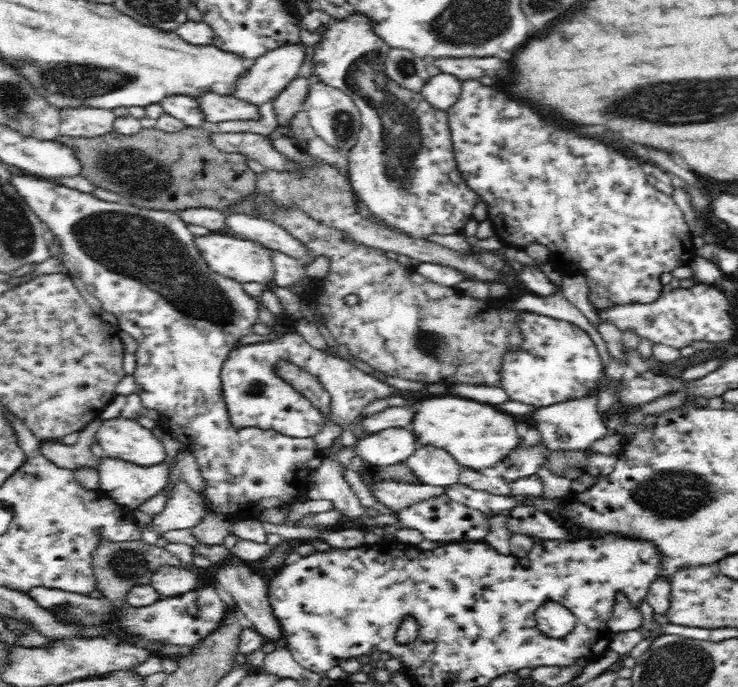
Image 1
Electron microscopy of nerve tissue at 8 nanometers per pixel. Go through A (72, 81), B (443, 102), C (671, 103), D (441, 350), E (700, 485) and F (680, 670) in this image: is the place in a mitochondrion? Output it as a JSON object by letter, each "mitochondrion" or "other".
{"A":"mitochondrion","B":"other","C":"mitochondrion","D":"mitochondrion","E":"mitochondrion","F":"mitochondrion"}

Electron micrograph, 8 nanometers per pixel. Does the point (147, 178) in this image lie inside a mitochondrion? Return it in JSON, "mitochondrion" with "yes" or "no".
{"mitochondrion":"yes"}

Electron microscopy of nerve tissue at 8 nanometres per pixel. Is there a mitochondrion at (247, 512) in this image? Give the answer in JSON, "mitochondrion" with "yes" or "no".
{"mitochondrion":"no"}

